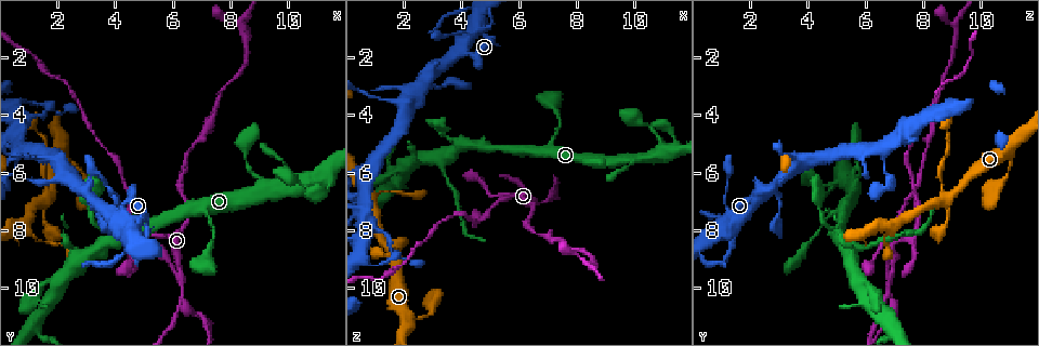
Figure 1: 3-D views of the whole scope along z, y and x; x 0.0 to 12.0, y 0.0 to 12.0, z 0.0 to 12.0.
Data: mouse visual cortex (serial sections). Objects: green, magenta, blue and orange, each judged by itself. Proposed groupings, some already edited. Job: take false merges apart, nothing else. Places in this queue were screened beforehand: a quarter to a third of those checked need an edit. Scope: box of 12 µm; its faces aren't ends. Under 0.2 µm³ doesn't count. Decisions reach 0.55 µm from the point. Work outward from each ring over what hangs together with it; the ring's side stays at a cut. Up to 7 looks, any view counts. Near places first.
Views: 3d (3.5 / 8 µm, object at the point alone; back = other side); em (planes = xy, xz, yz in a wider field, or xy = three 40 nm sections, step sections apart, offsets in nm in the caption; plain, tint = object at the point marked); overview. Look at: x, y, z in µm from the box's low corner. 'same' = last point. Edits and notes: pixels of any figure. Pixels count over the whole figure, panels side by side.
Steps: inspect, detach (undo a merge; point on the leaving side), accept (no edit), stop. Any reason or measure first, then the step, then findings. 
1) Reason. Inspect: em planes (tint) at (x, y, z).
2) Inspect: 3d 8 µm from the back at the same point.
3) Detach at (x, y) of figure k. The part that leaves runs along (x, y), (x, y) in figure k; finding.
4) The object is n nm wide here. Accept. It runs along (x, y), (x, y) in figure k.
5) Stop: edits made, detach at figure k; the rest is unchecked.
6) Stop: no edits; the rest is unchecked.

Abrupt turn. Inspect: 3d 3.5 µm at (8.4, 0.9, 9.2).

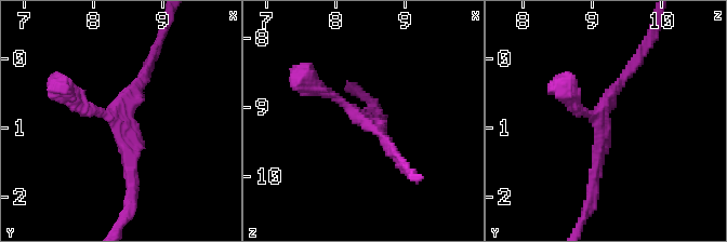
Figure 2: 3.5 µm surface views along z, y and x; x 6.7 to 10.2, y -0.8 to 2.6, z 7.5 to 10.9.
Inspect: em planes (tint) at (8.40, 0.95, 9.20).

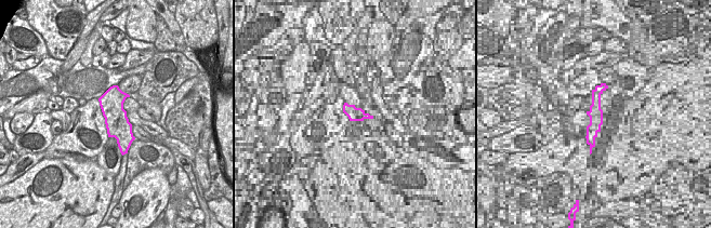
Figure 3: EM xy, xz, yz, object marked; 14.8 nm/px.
Accept. It runs along (132, 192), (122, 126), (66, 93) in figure 2; continuous, no second cell.

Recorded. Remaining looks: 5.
Thin neck. Inspect: 3d 8 µm at (2.5, 5.6, 11.1).

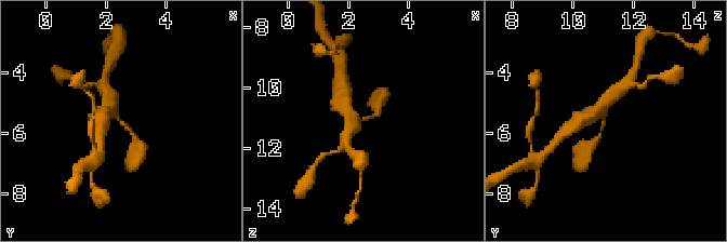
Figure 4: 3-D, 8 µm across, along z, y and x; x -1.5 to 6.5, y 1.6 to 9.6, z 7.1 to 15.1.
Inspect: 3d 3.5 µm at (2.5, 5.7, 11.0).

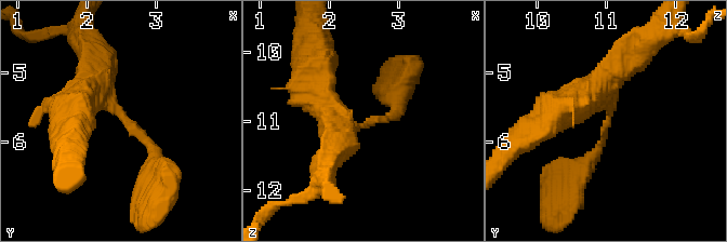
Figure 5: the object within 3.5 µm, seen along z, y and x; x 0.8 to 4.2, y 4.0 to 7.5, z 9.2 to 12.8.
Inspect: em xy step 5 (tint) at (2.55, 5.65, 11.10).

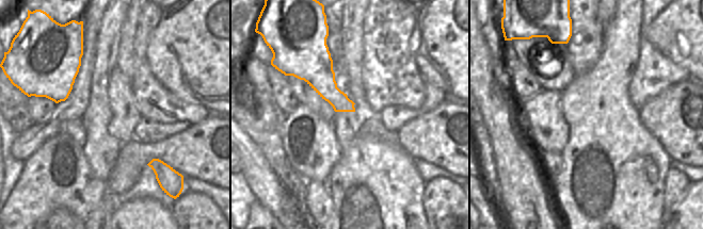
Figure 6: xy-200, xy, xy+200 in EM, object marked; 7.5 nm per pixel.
The object is 150 nm wide here. Accept. It runs along (76, 103), (98, 93), (151, 146), (156, 170) in figure 5; one cell here.

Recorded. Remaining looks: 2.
Two arms in line, one across. Inspect: 3d 3.5 µm at (6.2, 9.5, 6.8).

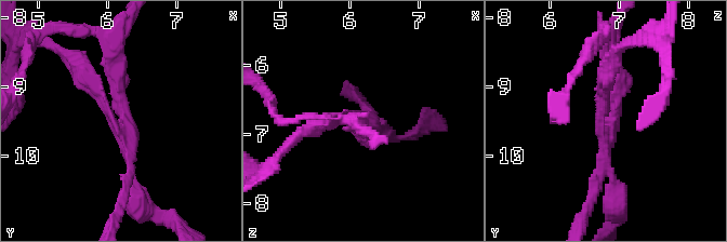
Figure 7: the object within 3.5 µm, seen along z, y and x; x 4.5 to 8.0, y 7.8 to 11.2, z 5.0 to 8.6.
3 arms meet here; the arms are 150, 200, 200 nm wide. Inspect: em planes (tint) at (6.25, 9.50, 6.85).

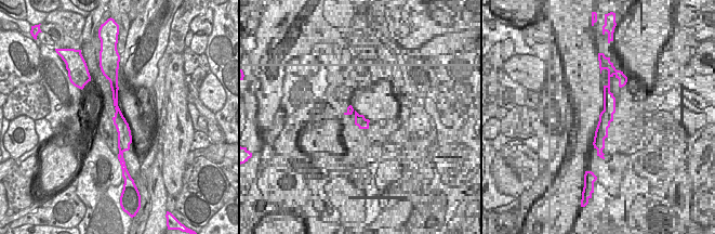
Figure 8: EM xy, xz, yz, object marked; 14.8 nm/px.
Detach at (612, 216) of figure 7. A second cell is stuck on.

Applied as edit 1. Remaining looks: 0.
Stop: edits made, detach at figure 7; the rest is unchecked.

